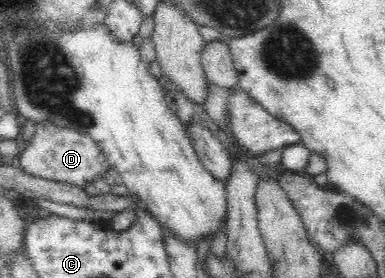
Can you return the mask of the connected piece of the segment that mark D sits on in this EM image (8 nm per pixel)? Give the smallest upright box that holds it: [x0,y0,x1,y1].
[20,122,110,187]

